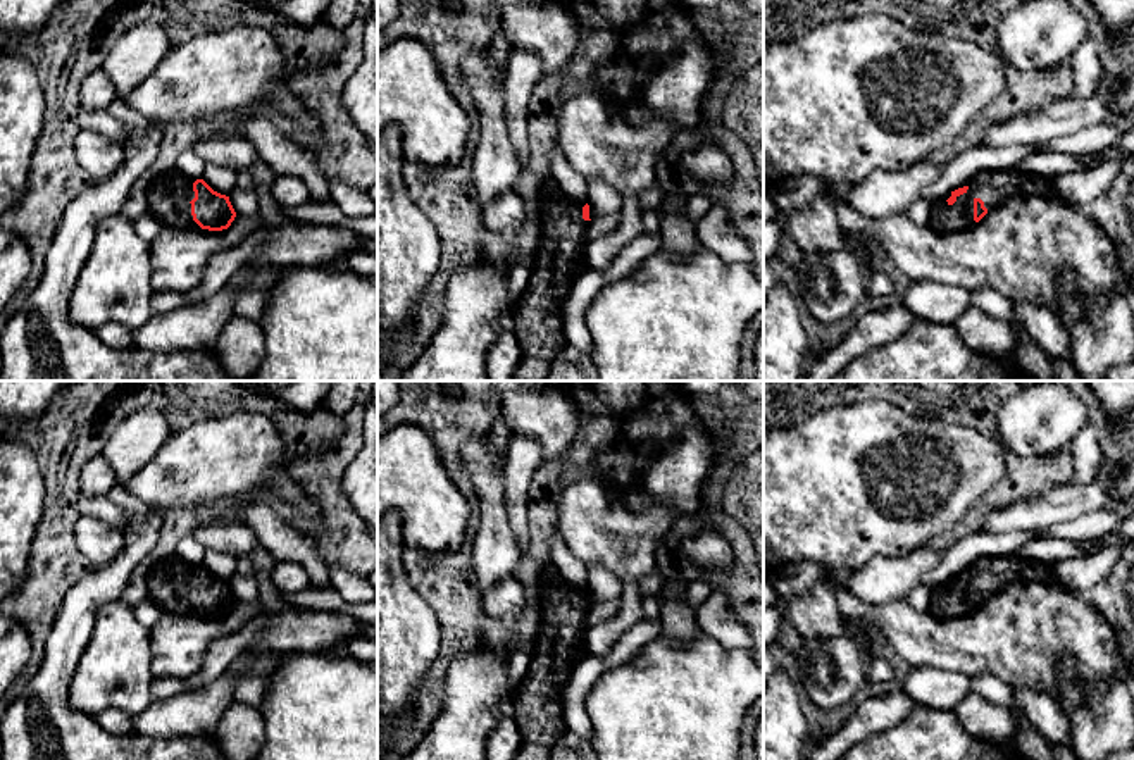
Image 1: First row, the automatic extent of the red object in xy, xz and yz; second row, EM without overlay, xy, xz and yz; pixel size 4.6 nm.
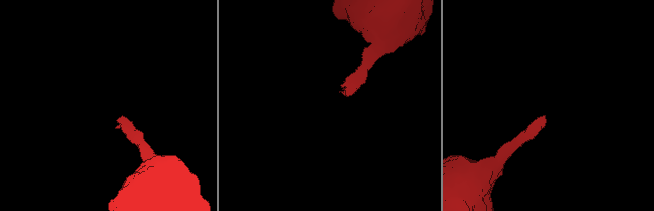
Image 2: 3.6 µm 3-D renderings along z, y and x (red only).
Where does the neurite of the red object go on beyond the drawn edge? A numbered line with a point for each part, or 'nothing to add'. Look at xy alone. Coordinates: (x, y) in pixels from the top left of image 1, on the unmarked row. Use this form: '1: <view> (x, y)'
1: xy (169, 579)

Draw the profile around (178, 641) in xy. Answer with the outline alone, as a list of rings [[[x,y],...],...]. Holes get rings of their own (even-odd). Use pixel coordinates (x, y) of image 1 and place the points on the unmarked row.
[[[236,601],[227,615],[162,612],[150,629],[150,667],[155,677],[186,679],[203,663],[210,643],[240,631],[250,619],[264,612],[260,601]]]

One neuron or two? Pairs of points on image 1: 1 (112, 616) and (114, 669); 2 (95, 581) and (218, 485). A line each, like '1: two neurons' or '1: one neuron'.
1: one neuron
2: two neurons

